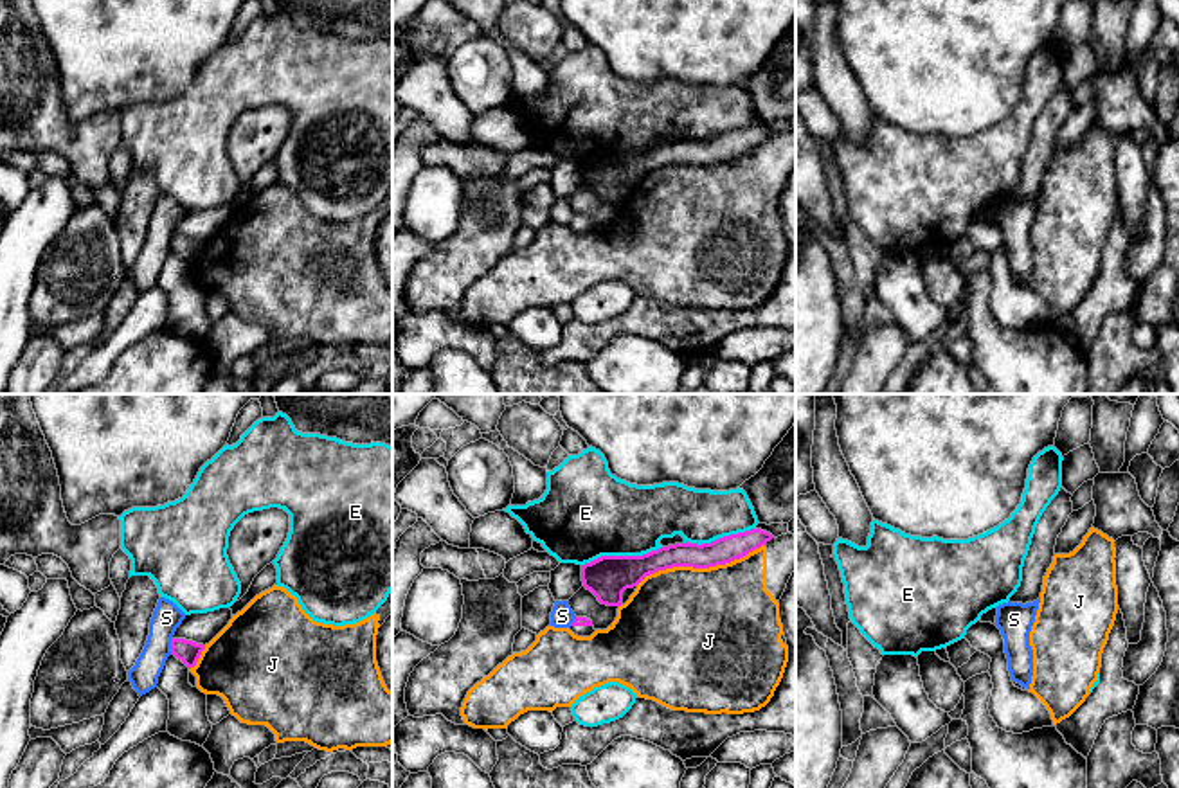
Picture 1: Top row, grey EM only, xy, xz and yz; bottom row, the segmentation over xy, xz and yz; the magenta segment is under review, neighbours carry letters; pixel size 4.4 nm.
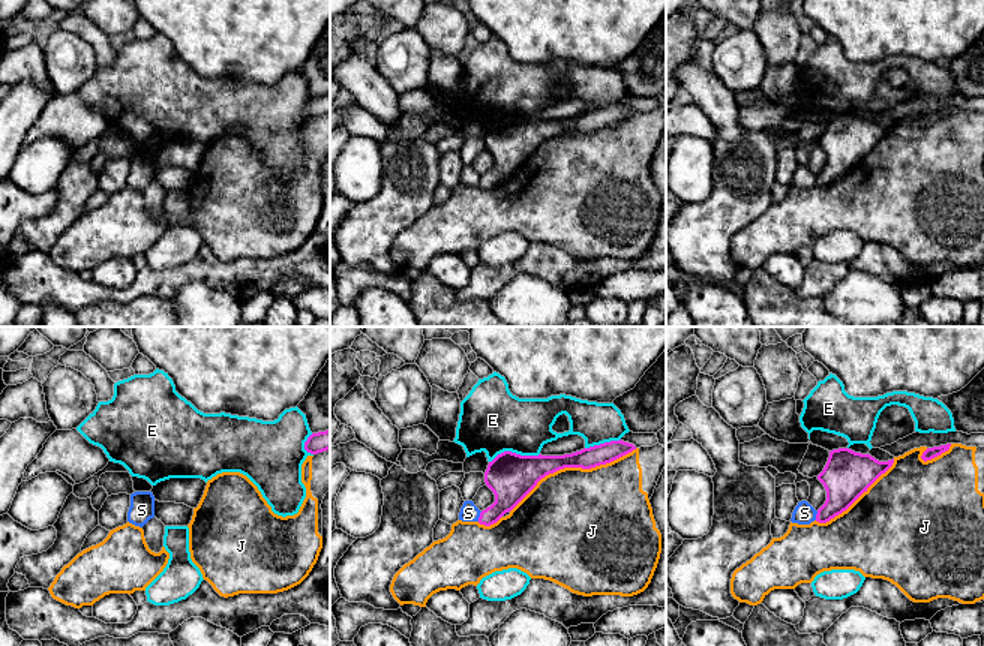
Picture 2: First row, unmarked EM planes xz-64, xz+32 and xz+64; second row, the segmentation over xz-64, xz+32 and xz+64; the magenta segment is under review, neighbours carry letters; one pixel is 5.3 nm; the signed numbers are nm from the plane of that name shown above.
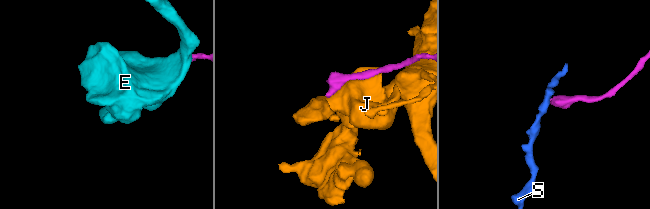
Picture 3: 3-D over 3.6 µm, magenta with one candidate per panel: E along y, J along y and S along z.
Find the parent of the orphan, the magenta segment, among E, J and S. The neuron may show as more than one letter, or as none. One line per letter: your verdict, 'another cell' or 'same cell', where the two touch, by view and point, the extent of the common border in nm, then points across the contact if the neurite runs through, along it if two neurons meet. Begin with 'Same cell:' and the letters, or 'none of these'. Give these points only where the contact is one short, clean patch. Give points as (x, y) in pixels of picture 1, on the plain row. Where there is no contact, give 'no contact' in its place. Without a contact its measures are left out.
Same cell: none of these
E: another cell | xz (621, 153) | 380 nm
J: another cell | xz (699, 164) | 600 nm
S: another cell | xy (171, 243) | 80 nm | along xy (171, 234), (170, 250)

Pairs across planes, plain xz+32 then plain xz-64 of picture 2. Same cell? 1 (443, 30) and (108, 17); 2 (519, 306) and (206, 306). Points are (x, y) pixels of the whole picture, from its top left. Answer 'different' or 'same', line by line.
1: same
2: same

